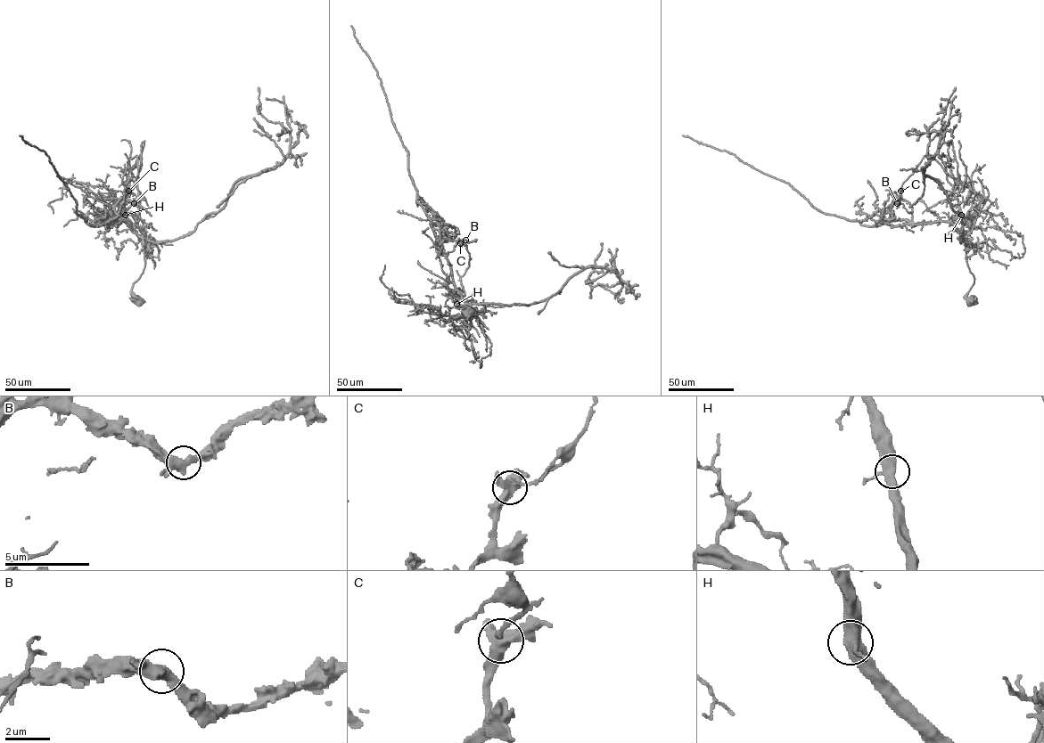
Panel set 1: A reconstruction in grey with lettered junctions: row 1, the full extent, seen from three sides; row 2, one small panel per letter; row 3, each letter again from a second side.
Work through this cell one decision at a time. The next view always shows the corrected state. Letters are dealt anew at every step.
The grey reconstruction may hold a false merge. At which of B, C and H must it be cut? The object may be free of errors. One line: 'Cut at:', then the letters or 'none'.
Cut at: C

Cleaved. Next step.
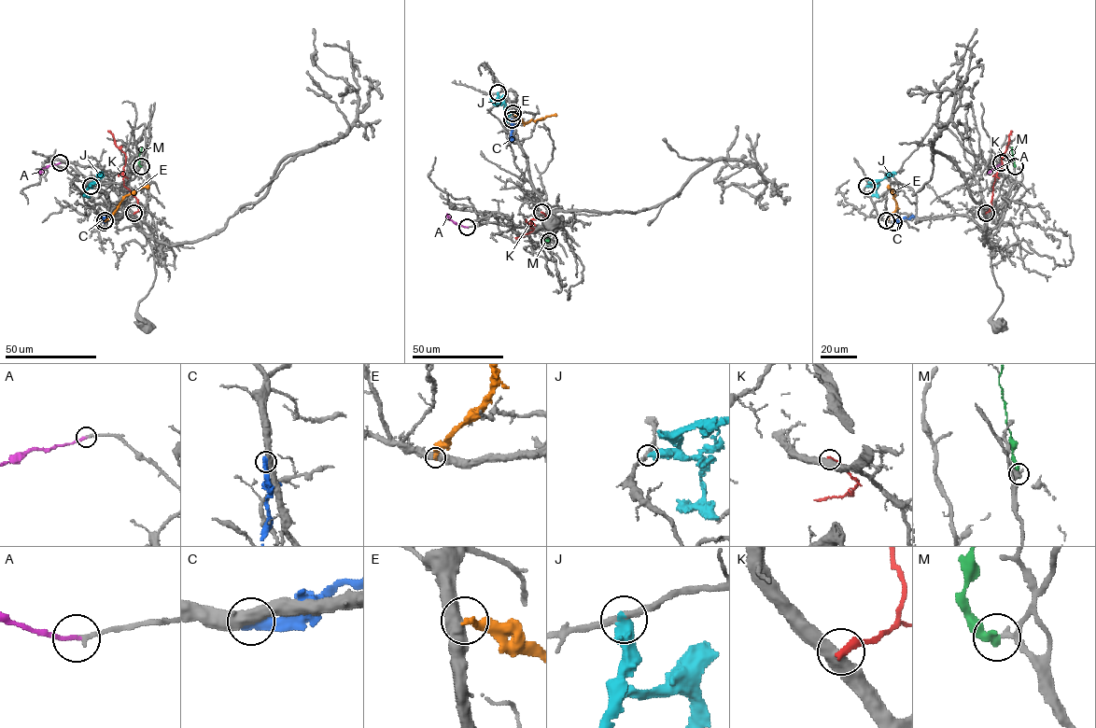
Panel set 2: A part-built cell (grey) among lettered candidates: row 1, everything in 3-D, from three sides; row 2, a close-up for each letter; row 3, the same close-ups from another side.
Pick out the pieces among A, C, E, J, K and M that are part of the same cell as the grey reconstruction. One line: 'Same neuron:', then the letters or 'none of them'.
Same neuron: A, M

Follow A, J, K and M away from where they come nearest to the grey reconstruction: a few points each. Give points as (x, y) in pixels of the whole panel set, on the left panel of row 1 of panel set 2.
A: (59, 163), (42, 168), (41, 174)
J: (90, 186), (103, 174)
K: (134, 213), (138, 210), (137, 201), (123, 185), (125, 154), (116, 145), (108, 131)
M: (141, 166), (139, 160), (142, 146)

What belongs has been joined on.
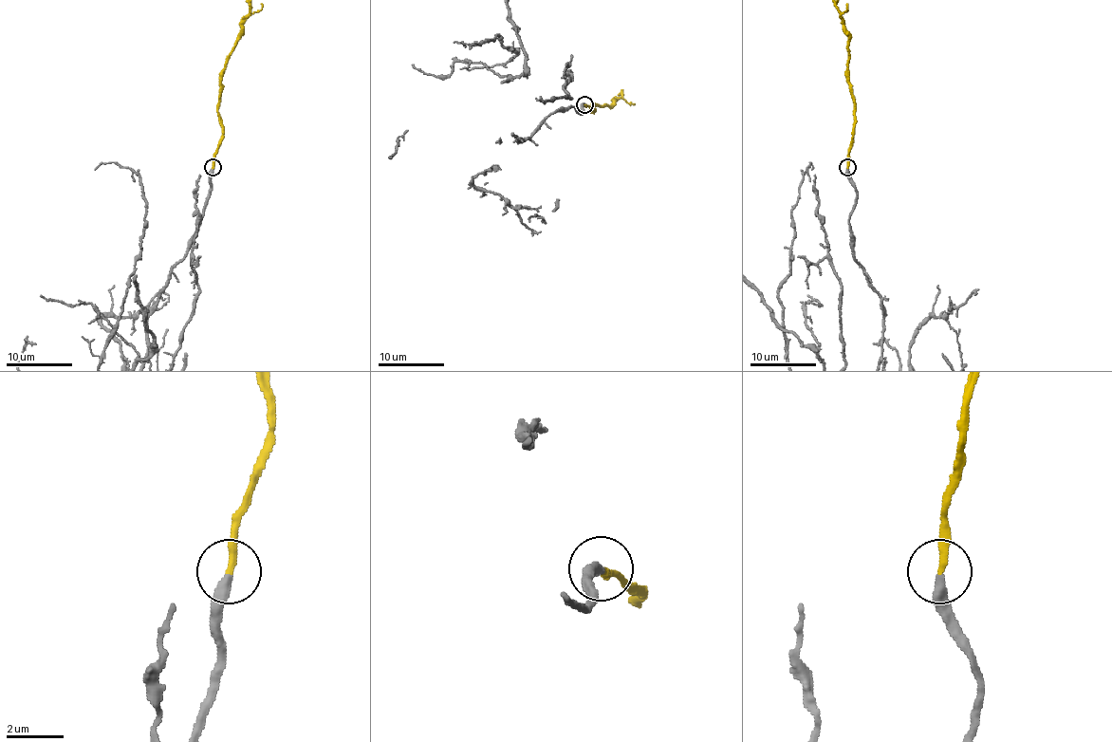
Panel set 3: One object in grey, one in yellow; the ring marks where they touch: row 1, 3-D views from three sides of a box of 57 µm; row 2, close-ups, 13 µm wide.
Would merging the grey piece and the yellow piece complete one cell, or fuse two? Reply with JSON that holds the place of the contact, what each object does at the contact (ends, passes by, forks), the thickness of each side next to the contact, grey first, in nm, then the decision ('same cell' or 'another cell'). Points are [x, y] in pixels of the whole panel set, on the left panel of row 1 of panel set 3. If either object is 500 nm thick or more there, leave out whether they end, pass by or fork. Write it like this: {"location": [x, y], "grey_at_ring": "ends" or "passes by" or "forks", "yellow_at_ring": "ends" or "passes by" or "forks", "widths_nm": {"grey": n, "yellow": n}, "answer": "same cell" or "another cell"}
{"location": [213, 167], "grey_at_ring": "ends", "yellow_at_ring": "ends", "widths_nm": {"grey": 360, "yellow": 260}, "answer": "same cell"}

